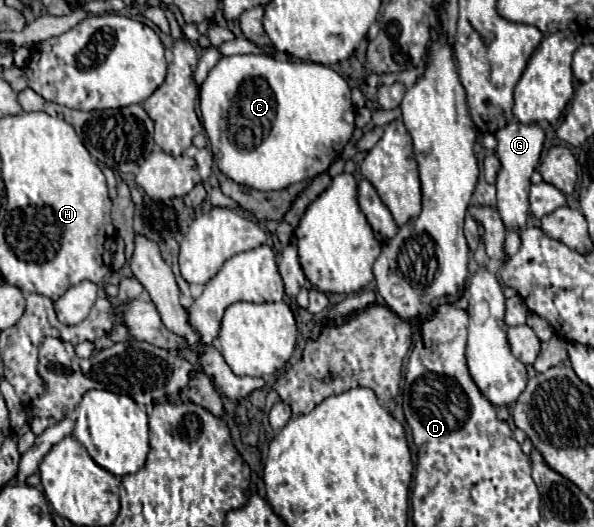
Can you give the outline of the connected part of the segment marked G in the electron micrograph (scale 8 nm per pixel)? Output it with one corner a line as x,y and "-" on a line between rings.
512,121
502,131
496,133
498,149
496,155
502,163
502,169
498,171
498,213
506,227
522,229
528,217
528,191
530,191
530,175
540,163
540,153
544,149
544,131
538,123
520,123

